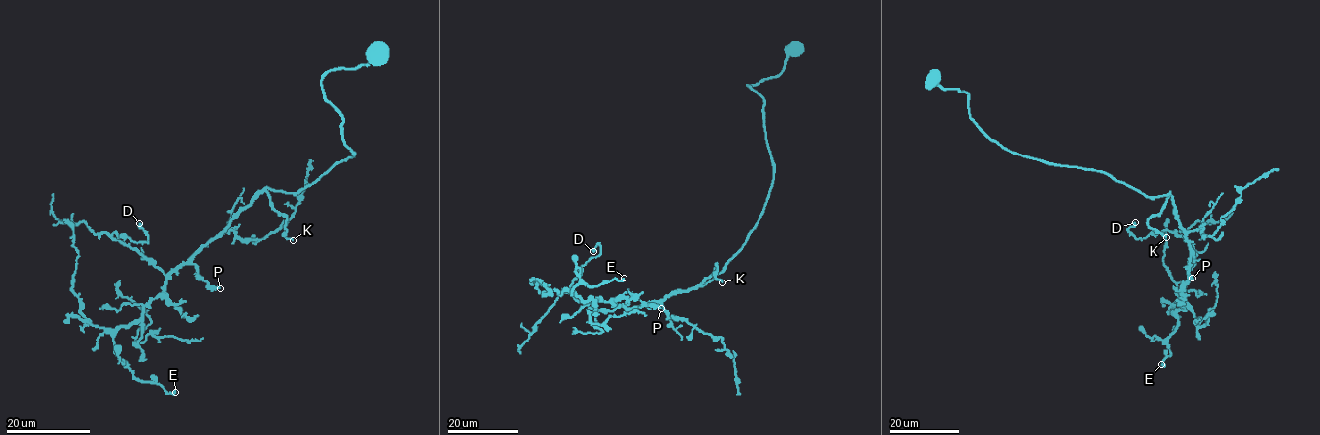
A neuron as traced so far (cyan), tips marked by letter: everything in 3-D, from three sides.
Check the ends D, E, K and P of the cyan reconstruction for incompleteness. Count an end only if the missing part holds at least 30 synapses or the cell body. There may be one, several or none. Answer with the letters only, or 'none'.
K

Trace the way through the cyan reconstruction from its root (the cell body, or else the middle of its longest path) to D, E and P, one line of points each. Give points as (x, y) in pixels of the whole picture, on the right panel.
D: (933, 79), (967, 93), (969, 117), (1011, 152), (1169, 193), (1194, 263), (1181, 236), (1136, 238), (1135, 222)
E: (933, 79), (967, 93), (969, 117), (1011, 152), (1103, 171), (1148, 196), (1169, 193), (1192, 262), (1161, 364)
P: (933, 79), (967, 93), (969, 117), (1011, 152), (1103, 171), (1148, 196), (1169, 193), (1191, 252), (1192, 278)

